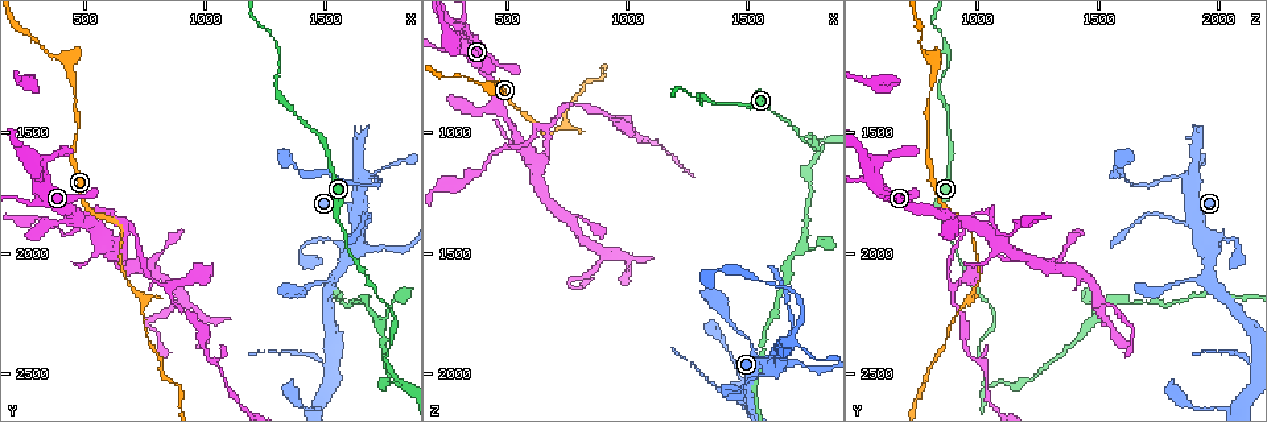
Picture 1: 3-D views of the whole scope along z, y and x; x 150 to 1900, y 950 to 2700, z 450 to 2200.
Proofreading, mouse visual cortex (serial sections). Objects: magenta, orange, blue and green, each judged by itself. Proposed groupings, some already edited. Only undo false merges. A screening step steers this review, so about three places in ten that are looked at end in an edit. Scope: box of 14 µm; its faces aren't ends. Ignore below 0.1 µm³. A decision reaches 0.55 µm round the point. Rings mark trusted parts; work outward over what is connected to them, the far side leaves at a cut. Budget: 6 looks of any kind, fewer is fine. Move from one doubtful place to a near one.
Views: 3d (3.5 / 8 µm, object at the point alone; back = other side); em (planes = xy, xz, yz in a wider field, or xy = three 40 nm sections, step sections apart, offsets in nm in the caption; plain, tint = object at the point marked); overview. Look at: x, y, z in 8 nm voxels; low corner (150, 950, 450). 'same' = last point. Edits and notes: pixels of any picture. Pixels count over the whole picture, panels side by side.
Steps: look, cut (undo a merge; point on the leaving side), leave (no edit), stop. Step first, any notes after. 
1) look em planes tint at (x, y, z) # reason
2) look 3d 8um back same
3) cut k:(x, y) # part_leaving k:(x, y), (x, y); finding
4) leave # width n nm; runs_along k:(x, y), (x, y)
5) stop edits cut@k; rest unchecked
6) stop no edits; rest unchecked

look 3d 3.5um at (1600, 2030, 1970) # abrupt turn

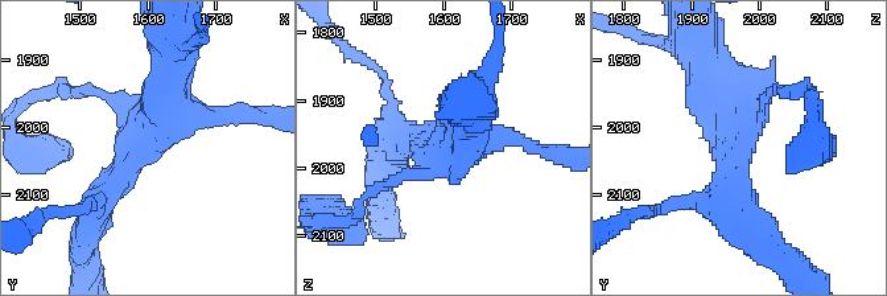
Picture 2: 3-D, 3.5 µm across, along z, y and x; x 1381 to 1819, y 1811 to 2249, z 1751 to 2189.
look em planes tint at (1600, 2025, 1960) # arms 4; arm_widths 150, 150, 350, 500 nm; need the tissue

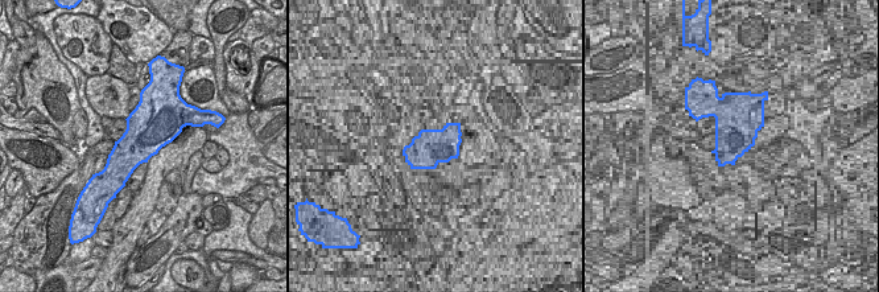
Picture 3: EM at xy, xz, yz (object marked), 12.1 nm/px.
leave # one cell here

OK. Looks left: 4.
look 3d 3.5um back at (1830, 2550, 1050) # three-way junction

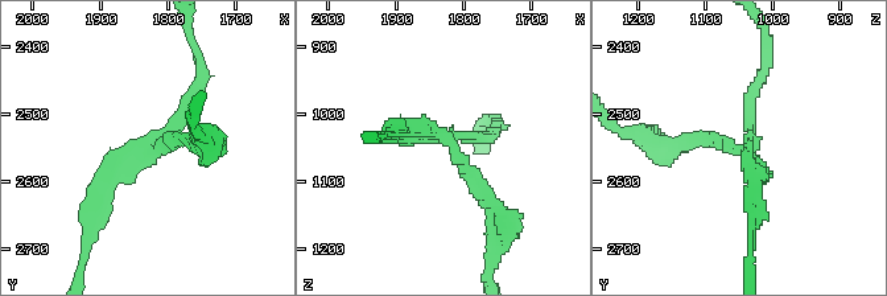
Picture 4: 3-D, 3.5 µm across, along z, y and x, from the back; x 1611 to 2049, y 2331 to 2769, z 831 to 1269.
look em xy step 5 tint at (1815, 2555, 1045) # arms 3; arm_widths 150, 150, 200 nm; need the tissue

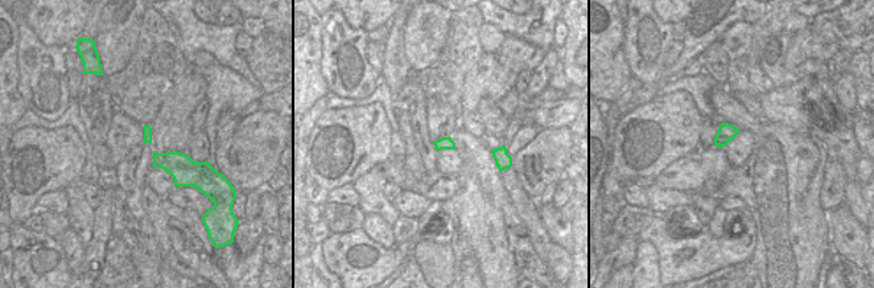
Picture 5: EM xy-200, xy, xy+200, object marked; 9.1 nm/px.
cut 4:(478, 192) # part_leaving 4:(457, 156), (506, 221), (498, 247); two cells meet here

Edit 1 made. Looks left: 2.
stop edits cut@4; rest unchecked

